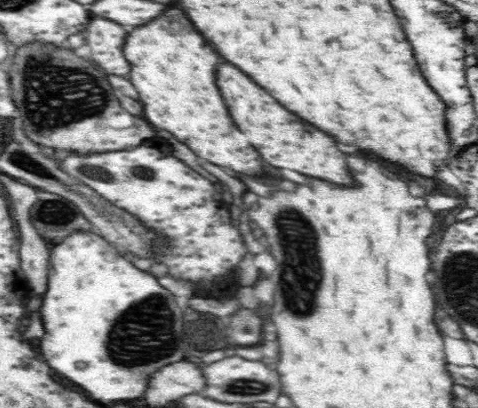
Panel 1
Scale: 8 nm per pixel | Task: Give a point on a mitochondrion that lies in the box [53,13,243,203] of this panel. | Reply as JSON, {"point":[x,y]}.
{"point":[145,173]}

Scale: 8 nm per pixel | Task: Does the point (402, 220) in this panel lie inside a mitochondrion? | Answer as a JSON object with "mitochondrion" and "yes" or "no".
{"mitochondrion":"no"}

